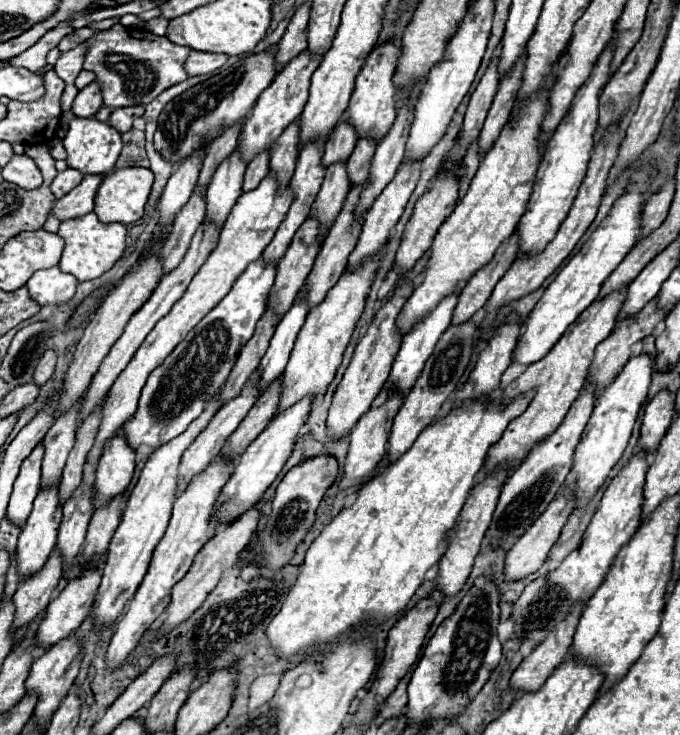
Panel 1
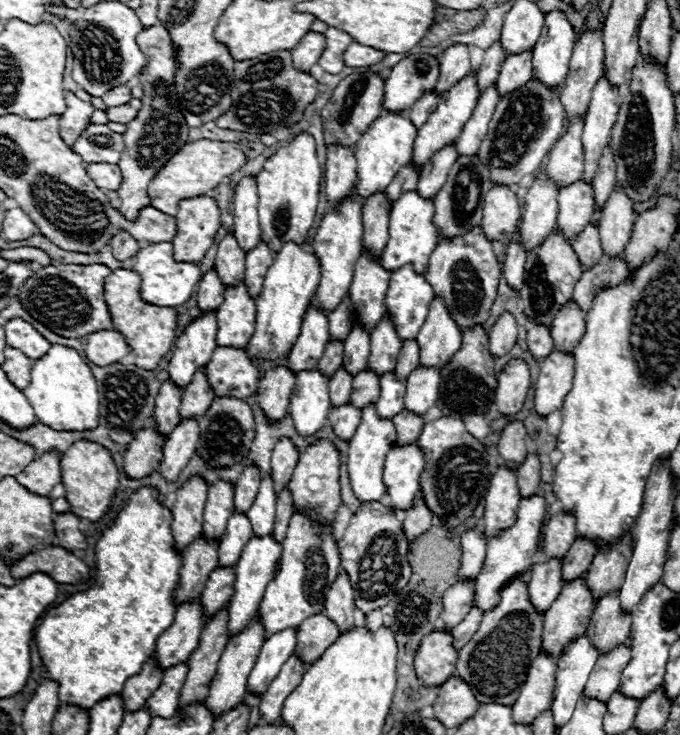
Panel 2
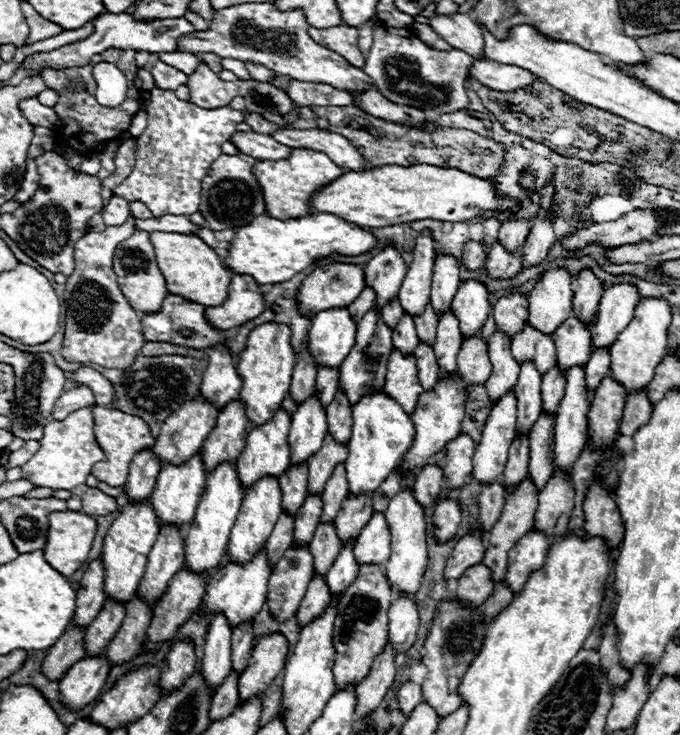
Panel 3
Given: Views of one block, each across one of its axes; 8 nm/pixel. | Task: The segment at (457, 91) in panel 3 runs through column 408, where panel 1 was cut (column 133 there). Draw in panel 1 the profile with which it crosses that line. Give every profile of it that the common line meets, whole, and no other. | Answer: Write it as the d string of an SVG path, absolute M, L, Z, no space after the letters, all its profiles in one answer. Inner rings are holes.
M114 24L110 30L94 34L88 44L90 50L84 60L84 70L92 70L96 74L96 80L104 84L100 86L100 92L108 108L150 104L158 94L162 94L162 90L188 78L184 60L190 48L186 50L186 46L172 44L166 36L152 36L144 30L130 30L122 24ZM120 66L126 66L126 76Z

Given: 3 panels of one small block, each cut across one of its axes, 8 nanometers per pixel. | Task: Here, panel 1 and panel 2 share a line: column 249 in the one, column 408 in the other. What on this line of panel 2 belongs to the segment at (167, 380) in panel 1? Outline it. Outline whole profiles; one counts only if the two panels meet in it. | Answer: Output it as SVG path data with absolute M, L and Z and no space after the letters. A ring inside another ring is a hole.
M410 266L392 274L386 292L386 314L390 316L400 340L416 340L426 322L432 298L432 286L424 276L414 274Z

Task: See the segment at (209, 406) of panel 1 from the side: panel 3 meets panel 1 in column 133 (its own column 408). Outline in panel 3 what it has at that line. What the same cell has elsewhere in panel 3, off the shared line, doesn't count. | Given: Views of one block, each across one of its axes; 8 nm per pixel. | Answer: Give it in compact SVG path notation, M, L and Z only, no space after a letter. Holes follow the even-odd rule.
M404 490L396 494L390 500L390 506L386 510L386 522L390 528L390 558L384 566L384 574L390 582L390 588L394 594L406 594L414 596L420 590L420 580L426 572L426 524L424 524L424 510L414 500L410 490Z

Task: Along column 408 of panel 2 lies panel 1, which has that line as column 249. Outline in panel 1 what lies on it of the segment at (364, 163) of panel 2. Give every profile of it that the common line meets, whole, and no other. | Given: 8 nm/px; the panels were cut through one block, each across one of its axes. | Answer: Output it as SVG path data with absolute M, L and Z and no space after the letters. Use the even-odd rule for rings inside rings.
M308 50L300 52L296 58L292 58L290 64L286 64L286 68L282 68L276 74L274 82L260 94L258 102L254 104L252 118L244 124L242 134L238 138L238 148L246 162L250 162L262 150L270 148L270 144L284 132L284 128L302 114L302 106L306 106L306 98L308 98L308 90L310 90L312 72L318 68L320 60L322 58L314 58L312 54L308 54Z

